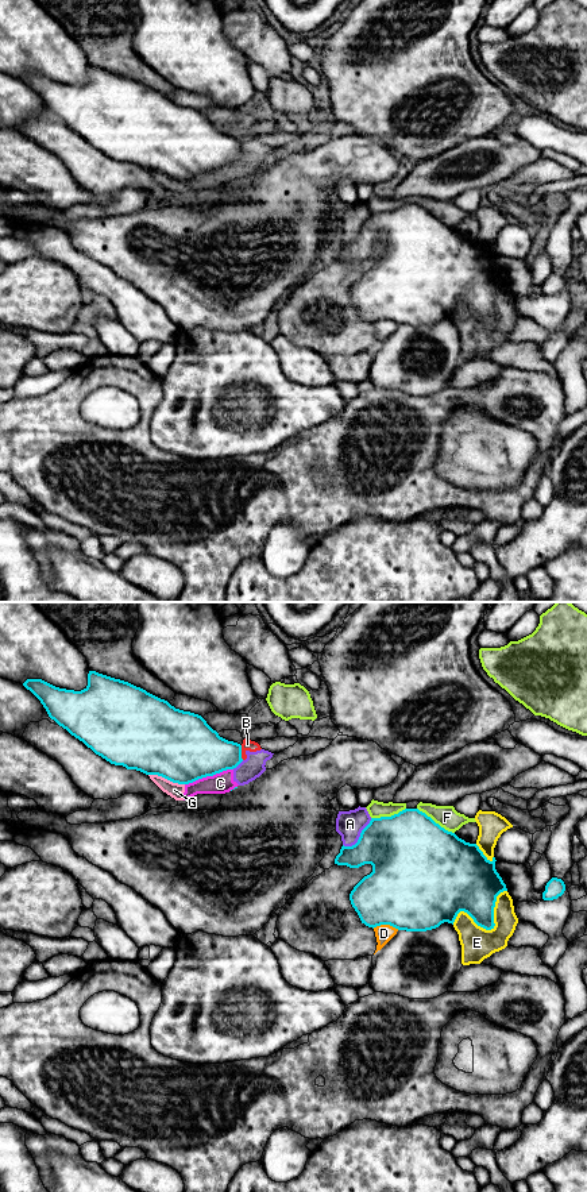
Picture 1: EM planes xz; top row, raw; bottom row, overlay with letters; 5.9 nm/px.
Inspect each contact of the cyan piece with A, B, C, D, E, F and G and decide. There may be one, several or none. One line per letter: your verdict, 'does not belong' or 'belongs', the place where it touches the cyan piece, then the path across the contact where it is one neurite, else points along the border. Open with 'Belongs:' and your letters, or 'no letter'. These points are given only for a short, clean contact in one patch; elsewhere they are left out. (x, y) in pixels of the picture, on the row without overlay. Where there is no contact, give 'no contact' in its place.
Belongs: no letter
A: does not belong; contact xz (359, 232)
B: does not belong; contact xz (240, 147); border xz (240, 141), (240, 151), (243, 154)
C: does not belong; contact xz (208, 170); border xz (232, 164), (185, 180)
D: does not belong; contact xz (386, 319)
E: does not belong; contact xz (490, 324)
F: does not belong; contact xz (435, 218)
G: does not belong; contact xz (166, 173)

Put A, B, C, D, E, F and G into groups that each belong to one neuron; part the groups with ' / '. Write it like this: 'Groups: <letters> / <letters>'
Groups: A B C G / D / E / F

